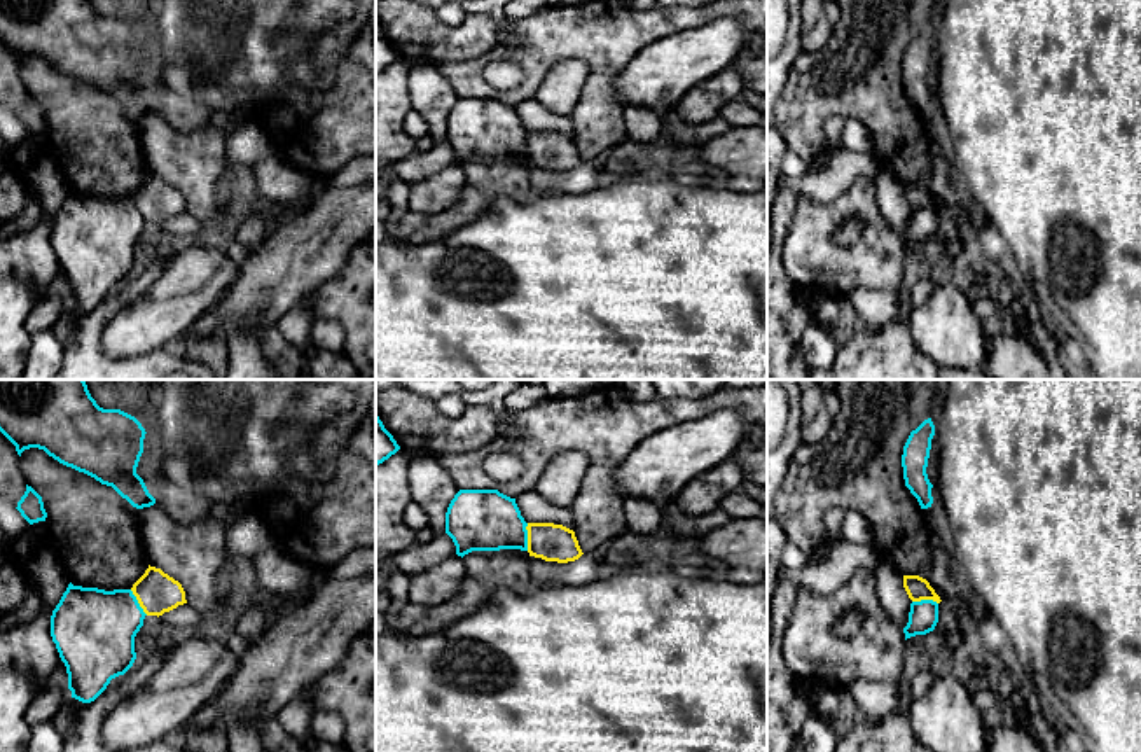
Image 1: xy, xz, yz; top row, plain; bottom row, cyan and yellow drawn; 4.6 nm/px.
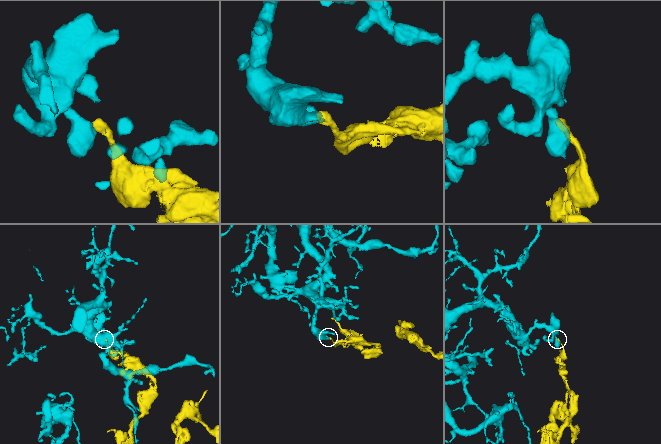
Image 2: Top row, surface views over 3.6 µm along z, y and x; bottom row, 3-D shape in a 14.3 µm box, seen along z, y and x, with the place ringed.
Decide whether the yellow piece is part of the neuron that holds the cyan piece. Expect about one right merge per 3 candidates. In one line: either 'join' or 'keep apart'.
keep apart

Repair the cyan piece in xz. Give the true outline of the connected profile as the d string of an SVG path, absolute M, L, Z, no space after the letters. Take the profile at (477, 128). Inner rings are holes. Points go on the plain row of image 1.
M460 98L446 121L446 142L461 166L472 159L528 159L526 135L515 107L498 98Z

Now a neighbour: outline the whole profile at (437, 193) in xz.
M454 163L437 175L409 184L409 208L414 213L439 213L458 201L467 189L463 166Z

